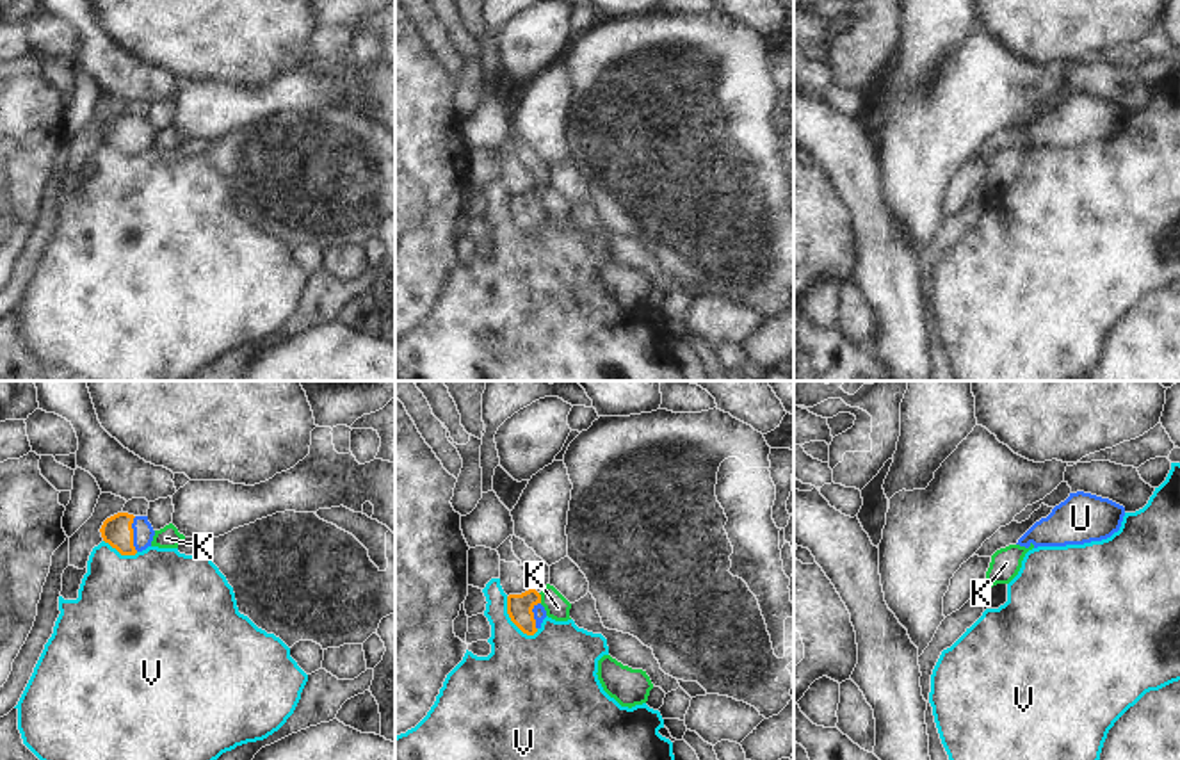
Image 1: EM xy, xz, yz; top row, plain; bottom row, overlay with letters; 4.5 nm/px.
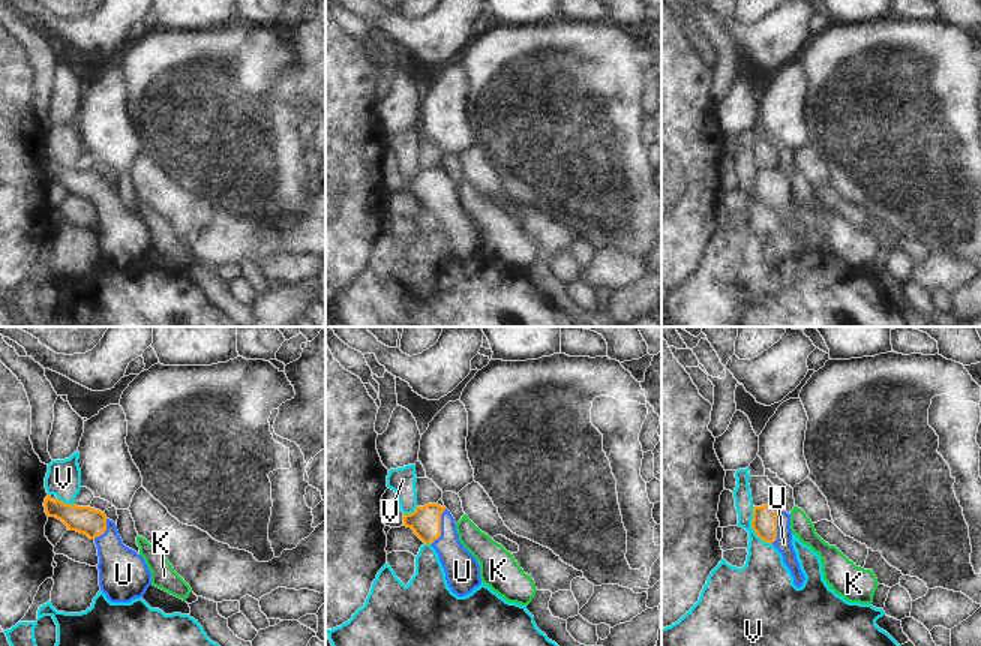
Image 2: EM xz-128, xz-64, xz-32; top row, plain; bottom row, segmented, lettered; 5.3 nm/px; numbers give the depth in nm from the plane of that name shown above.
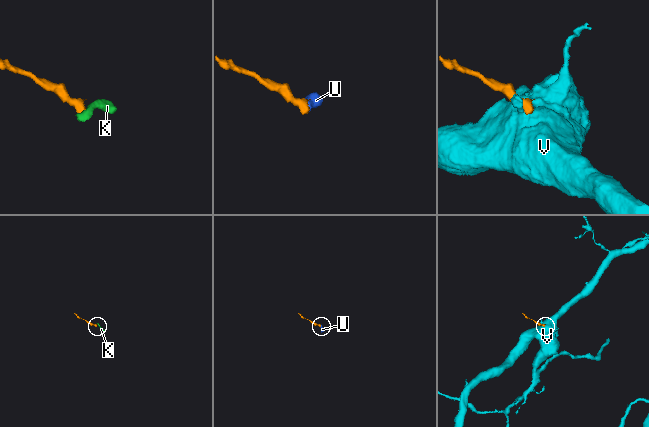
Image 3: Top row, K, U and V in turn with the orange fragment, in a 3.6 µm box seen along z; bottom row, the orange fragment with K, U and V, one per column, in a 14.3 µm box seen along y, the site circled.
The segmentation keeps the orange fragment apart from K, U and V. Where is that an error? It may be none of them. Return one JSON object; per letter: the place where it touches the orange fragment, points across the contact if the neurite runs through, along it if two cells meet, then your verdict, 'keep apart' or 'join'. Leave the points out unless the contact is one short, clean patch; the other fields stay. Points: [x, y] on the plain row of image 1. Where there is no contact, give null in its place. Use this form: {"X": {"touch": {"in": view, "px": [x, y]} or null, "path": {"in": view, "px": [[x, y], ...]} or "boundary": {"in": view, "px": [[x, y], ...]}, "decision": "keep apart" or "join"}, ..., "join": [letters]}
{"K": {"touch": {"in": "xz", "px": [540, 200]}, "boundary": {"in": "xz", "px": [[538, 194], [541, 203]]}, "decision": "keep apart"}, "U": {"touch": {"in": "xy", "px": [132, 136]}, "path": {"in": "xy", "px": [[116, 132], [132, 136], [143, 134]]}, "decision": "join"}, "V": {"touch": {"in": "xz", "px": [511, 221]}, "decision": "keep apart"}, "join": ["U"]}

